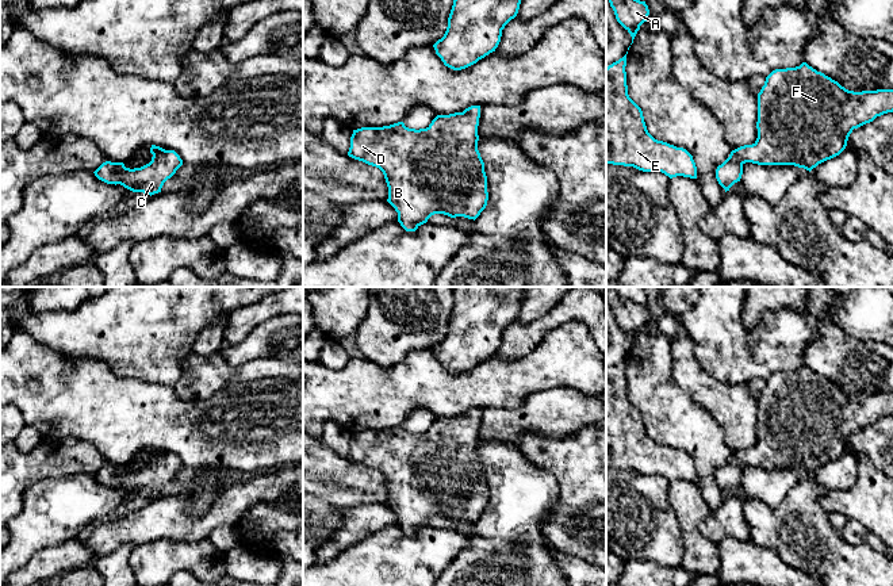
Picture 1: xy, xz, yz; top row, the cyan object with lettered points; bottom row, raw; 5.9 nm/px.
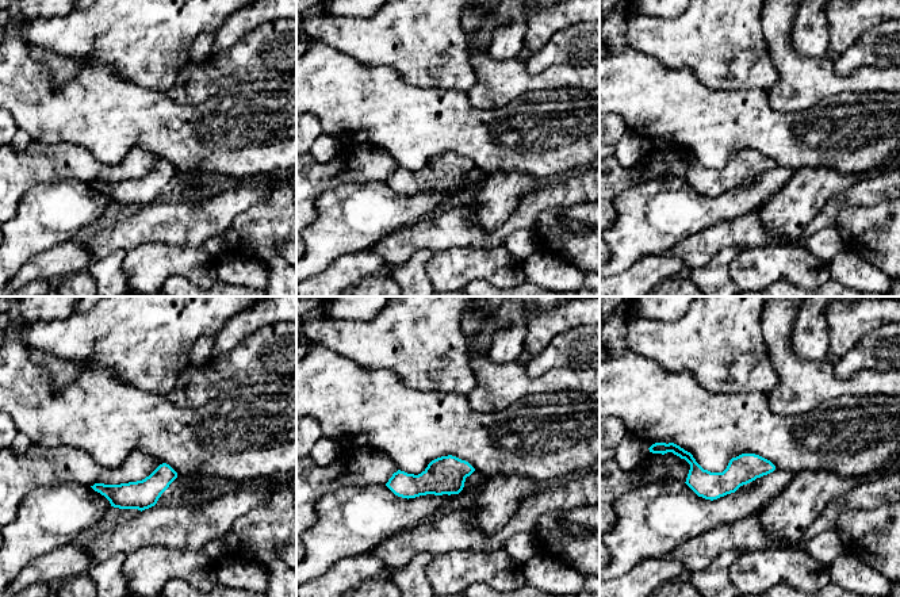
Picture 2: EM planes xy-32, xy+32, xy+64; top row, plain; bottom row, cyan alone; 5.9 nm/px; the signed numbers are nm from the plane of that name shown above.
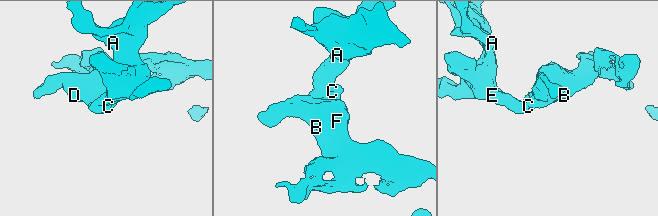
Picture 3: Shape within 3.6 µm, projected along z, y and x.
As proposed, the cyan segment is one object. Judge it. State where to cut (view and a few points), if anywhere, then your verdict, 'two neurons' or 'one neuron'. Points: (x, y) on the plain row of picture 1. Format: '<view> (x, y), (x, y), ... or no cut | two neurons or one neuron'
no cut | one neuron

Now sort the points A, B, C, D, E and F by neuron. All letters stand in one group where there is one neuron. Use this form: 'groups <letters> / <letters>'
groups A B C D E F

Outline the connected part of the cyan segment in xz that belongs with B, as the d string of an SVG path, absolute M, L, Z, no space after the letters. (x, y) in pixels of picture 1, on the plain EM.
M471 409L463 415L437 418L426 432L409 432L403 425L383 430L361 430L353 433L348 459L379 471L388 490L387 505L398 516L398 525L406 535L415 535L434 517L451 521L476 522L488 503L484 466L478 453L478 429L480 409Z

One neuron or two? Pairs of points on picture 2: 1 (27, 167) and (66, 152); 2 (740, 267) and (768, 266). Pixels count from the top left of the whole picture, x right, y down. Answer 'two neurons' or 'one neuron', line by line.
1: one neuron
2: one neuron

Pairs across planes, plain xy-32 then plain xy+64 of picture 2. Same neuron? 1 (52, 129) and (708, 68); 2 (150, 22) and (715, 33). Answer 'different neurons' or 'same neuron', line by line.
1: different neurons
2: same neuron

